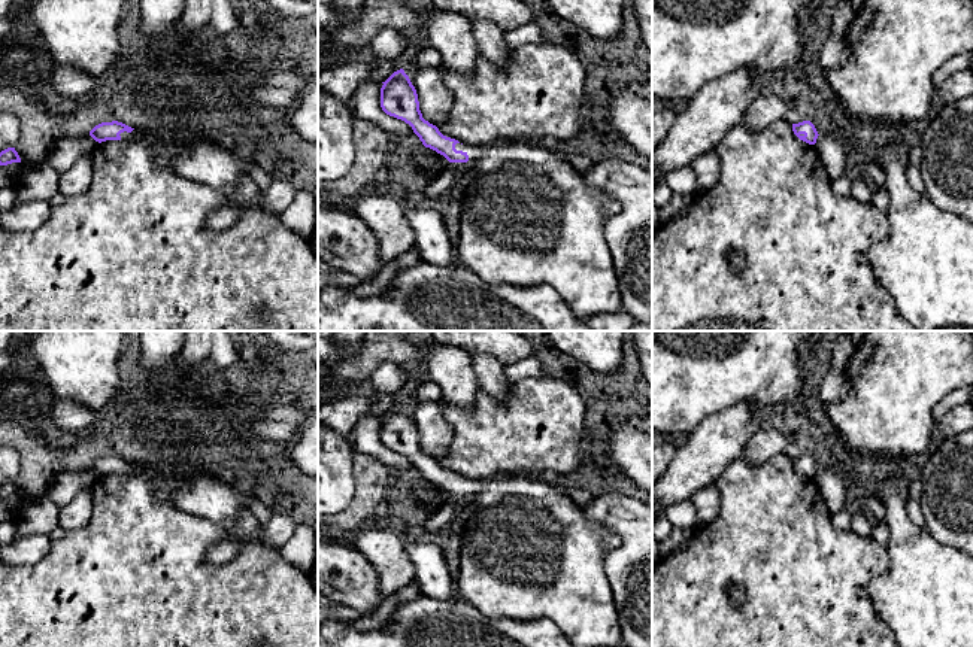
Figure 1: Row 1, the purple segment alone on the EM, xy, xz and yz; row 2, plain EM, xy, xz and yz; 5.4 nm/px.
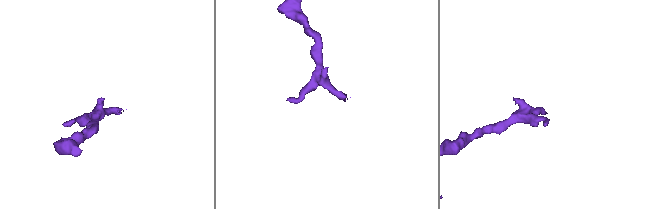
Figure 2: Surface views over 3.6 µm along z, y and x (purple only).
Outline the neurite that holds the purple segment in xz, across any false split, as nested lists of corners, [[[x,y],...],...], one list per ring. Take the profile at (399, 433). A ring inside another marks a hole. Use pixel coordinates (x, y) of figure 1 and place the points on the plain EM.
[[[403,403],[381,422],[382,444],[404,455],[425,482],[449,496],[473,496],[458,543],[457,590],[461,601],[489,619],[554,622],[573,647],[616,647],[622,644],[618,611],[606,577],[604,556],[619,537],[592,523],[558,485],[539,476],[503,476],[467,480],[443,470],[422,452],[415,420]]]

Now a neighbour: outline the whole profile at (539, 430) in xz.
[[[531,377],[512,383],[506,401],[479,391],[470,410],[440,403],[451,426],[451,446],[439,465],[467,480],[503,476],[563,476],[586,464],[585,401],[579,392],[555,379]]]

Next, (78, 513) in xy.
[[[82,489],[67,505],[60,508],[60,526],[64,532],[84,528],[93,517],[93,490]]]

